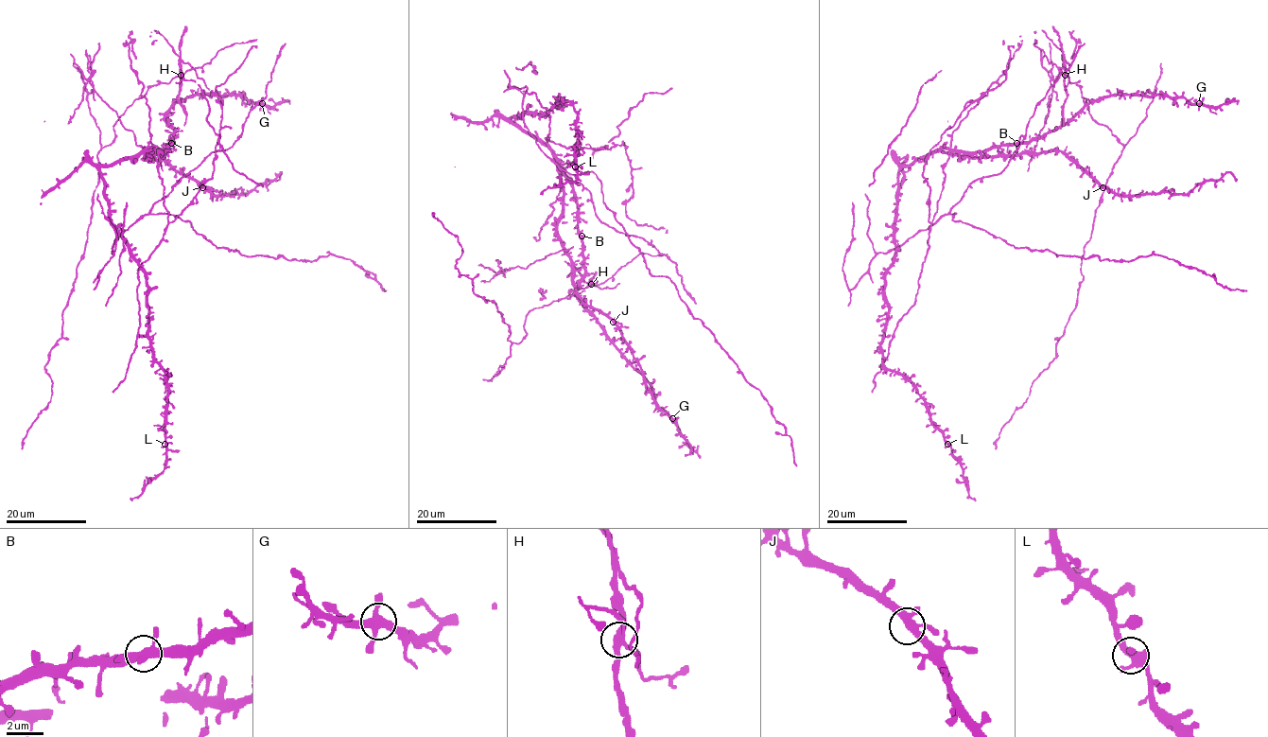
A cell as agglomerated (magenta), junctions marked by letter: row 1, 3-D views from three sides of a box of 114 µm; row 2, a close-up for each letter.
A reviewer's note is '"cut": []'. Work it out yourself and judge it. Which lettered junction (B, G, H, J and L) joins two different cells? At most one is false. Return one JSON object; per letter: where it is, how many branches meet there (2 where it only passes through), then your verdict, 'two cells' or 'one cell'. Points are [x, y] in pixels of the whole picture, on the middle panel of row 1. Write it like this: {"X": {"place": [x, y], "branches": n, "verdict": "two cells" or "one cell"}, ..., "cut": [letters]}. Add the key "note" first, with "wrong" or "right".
{"note": "wrong", "B": {"place": [581, 236], "branches": 4, "verdict": "one cell"}, "G": {"place": [672, 418], "branches": 4, "verdict": "one cell"}, "H": {"place": [591, 284], "branches": 4, "verdict": "two cells"}, "J": {"place": [613, 322], "branches": 4, "verdict": "one cell"}, "L": {"place": [575, 166], "branches": 4, "verdict": "one cell"}, "cut": ["H"]}

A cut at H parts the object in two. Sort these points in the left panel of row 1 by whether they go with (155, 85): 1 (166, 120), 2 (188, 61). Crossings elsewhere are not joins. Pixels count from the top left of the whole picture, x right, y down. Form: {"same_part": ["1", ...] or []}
{"same_part": ["1"]}

